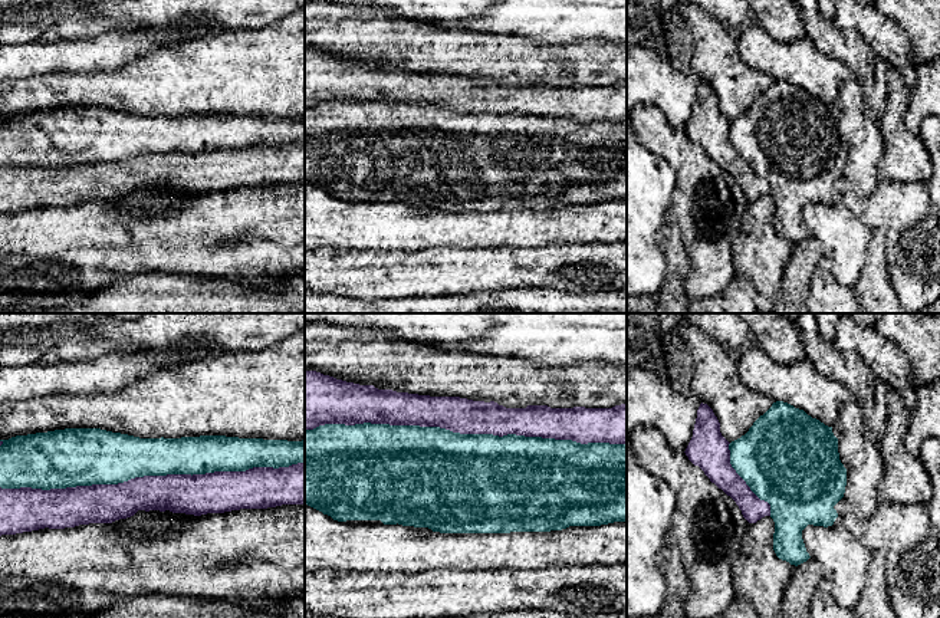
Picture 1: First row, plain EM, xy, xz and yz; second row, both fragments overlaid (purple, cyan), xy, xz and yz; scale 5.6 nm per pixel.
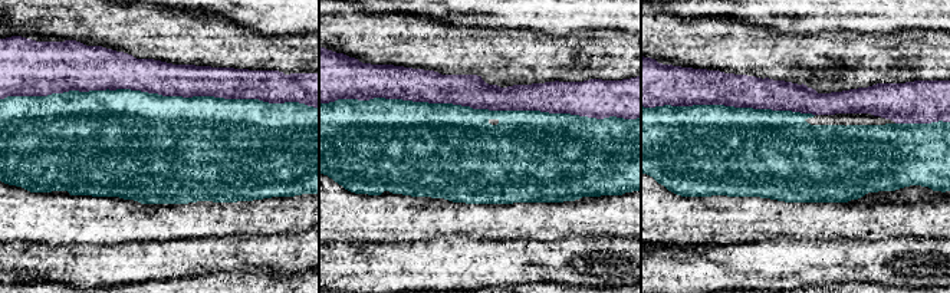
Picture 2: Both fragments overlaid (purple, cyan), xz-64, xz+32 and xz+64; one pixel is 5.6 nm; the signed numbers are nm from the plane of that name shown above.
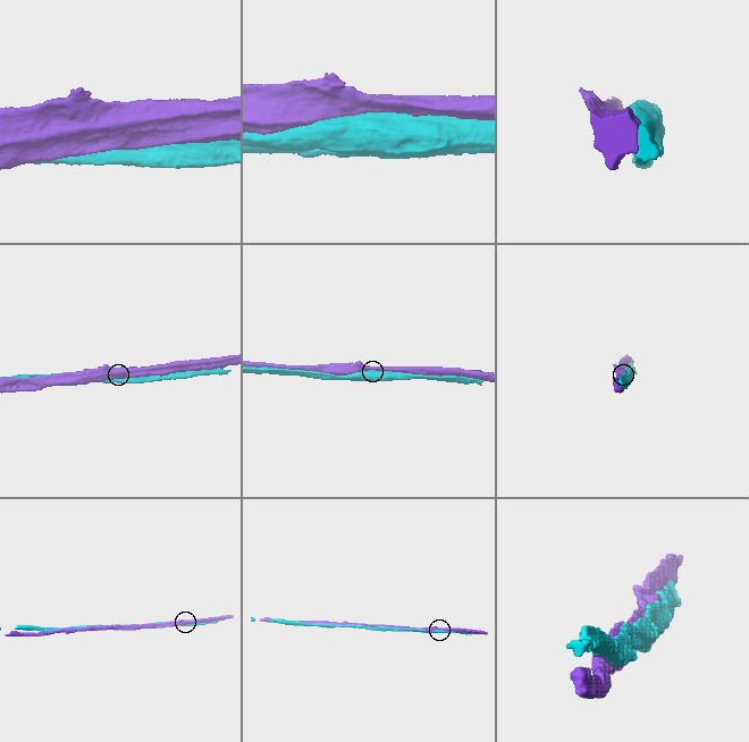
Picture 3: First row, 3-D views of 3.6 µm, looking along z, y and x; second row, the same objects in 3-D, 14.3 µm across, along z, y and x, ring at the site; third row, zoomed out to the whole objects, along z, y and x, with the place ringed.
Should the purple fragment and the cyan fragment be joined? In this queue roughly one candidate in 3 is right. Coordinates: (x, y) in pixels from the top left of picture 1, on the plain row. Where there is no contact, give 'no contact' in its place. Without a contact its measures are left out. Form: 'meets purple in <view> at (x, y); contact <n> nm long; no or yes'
meets purple in xz at (466, 111); contact 1800 nm long; no

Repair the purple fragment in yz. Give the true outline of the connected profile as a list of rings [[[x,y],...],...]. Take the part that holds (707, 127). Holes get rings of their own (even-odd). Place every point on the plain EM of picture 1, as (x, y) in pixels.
[[[701,80],[693,115],[684,131],[711,161],[736,180],[749,201],[756,201],[762,195],[770,194],[770,183],[760,178],[732,145],[729,122],[720,111],[720,101],[713,88]]]

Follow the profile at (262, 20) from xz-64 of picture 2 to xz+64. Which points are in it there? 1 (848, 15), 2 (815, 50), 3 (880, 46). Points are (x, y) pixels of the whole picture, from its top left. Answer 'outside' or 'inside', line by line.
1: inside
2: outside
3: outside

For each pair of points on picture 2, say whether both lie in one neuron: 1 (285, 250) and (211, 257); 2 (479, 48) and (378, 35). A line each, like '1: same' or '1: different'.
1: same
2: same

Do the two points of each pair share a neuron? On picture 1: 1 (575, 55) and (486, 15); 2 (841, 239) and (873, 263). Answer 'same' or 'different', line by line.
1: different
2: different

